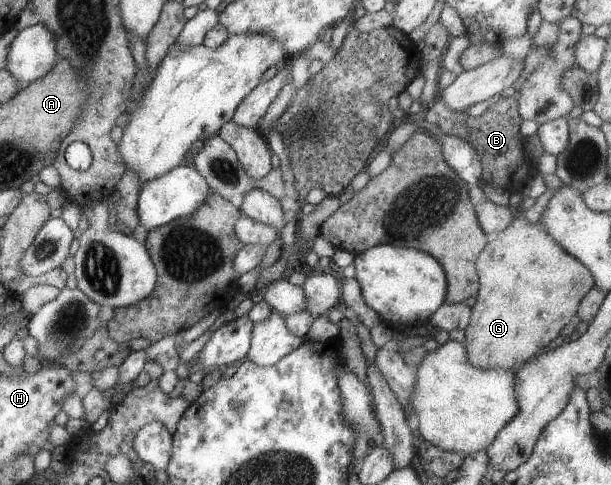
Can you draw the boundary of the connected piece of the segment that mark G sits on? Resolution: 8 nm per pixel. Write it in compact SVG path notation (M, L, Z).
M520 215L514 217L514 220L512 220L504 230L490 237L486 246L478 253L477 260L475 261L475 269L478 276L479 288L475 294L475 302L472 307L469 308L470 318L468 324L466 324L466 328L463 329L464 340L462 340L461 345L464 346L464 350L466 351L468 364L474 366L474 368L481 368L482 370L488 370L488 368L504 368L504 370L512 371L516 364L526 363L531 356L553 345L559 340L562 327L566 326L566 323L575 317L577 306L580 300L582 300L582 296L584 296L592 286L595 286L590 270L579 260L576 260L569 252L564 252L564 250L560 248L560 244L554 242L554 240L546 234L546 230L542 228L542 222L536 221L532 224L532 222L526 222Z

